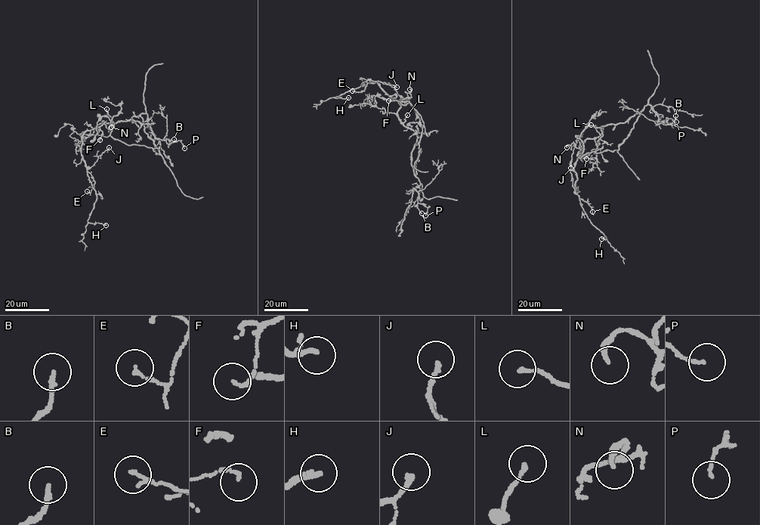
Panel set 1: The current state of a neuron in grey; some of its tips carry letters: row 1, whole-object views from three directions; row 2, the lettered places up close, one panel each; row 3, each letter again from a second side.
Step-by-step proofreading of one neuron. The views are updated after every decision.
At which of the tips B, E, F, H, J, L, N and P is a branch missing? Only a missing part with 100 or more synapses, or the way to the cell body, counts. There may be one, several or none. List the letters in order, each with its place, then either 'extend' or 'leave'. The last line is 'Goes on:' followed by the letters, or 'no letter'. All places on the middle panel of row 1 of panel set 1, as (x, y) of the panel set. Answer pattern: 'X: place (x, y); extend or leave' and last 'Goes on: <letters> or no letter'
B: place (421, 213); leave
E: place (352, 91); leave
F: place (388, 100); leave
H: place (348, 97); leave
J: place (396, 87); leave
L: place (407, 115); leave
N: place (409, 89); leave
P: place (425, 215); leave
Goes on: no letter

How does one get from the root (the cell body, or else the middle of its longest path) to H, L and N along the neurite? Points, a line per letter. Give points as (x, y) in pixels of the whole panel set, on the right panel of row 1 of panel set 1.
H: (601, 134), (585, 140), (574, 167), (577, 177), (575, 192), (591, 223), (607, 239), (601, 239)
L: (601, 134), (591, 125)
N: (601, 134), (583, 140), (578, 148), (573, 143), (566, 147)

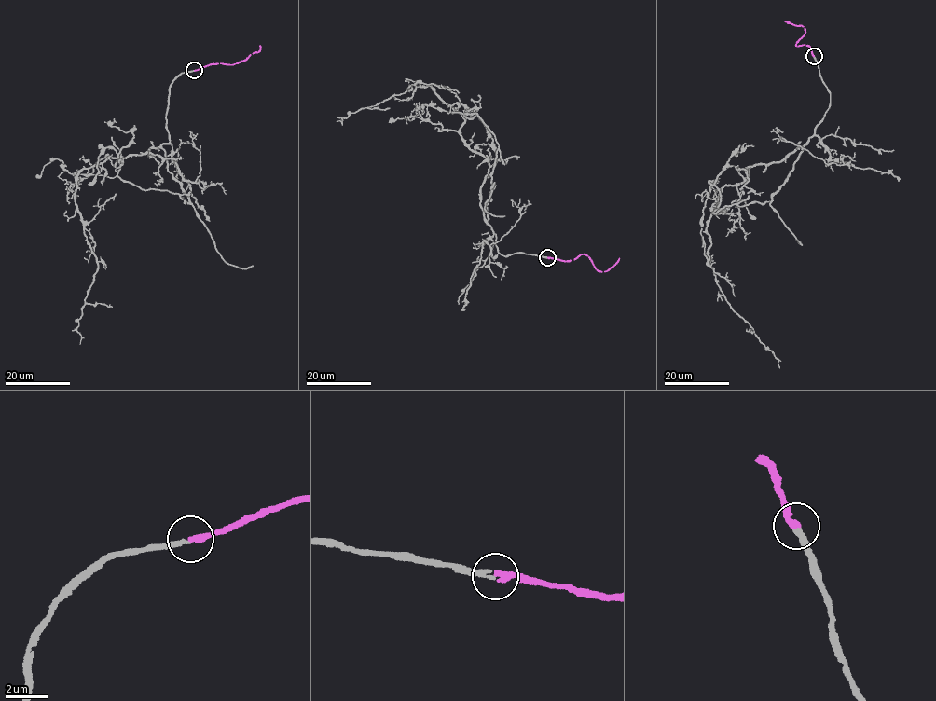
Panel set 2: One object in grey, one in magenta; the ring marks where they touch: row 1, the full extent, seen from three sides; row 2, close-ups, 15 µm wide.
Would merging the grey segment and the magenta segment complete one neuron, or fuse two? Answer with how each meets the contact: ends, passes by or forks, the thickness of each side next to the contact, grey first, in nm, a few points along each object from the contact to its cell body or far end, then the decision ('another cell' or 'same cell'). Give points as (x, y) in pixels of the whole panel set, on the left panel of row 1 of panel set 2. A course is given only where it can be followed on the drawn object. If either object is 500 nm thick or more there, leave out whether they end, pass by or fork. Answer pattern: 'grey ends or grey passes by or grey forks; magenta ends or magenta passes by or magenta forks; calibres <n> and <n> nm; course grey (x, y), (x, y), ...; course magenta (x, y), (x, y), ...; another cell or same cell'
grey ends; magenta ends; calibres 200 and 300 nm; course grey (194, 70), (170, 87), (167, 144), (107, 155), (77, 176), (97, 267), (80, 344); course magenta (194, 70), (210, 64), (242, 61), (259, 51), (259, 45); same cell

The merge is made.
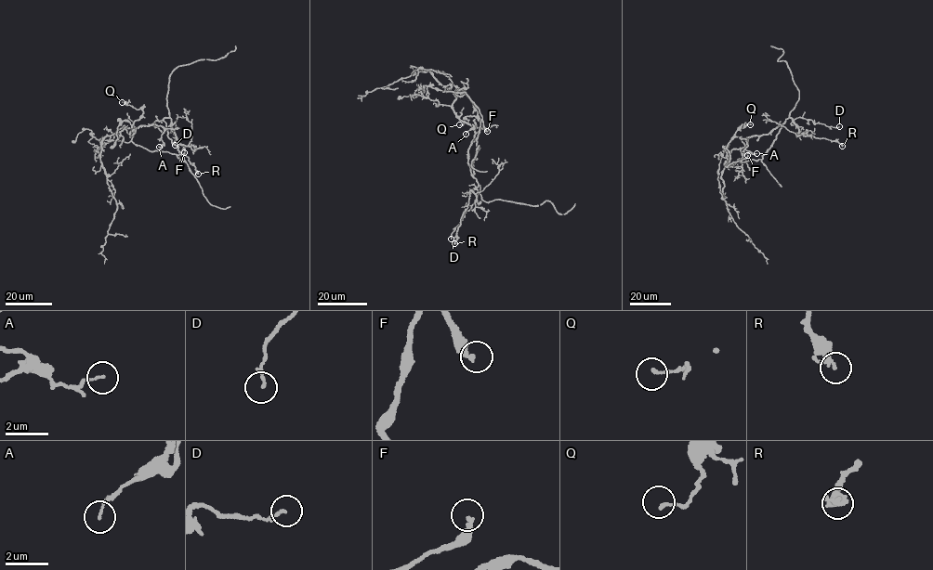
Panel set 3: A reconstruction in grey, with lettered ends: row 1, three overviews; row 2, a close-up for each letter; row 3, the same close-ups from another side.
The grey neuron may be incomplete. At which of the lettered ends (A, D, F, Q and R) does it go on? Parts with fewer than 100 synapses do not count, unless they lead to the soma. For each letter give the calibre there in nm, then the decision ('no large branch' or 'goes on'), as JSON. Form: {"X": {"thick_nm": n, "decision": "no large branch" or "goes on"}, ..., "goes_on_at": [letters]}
{"A": {"thick_nm": 90, "decision": "no large branch"}, "D": {"thick_nm": 120, "decision": "no large branch"}, "F": {"thick_nm": 280, "decision": "goes on"}, "Q": {"thick_nm": 130, "decision": "no large branch"}, "R": {"thick_nm": 280, "decision": "no large branch"}, "goes_on_at": ["F"]}

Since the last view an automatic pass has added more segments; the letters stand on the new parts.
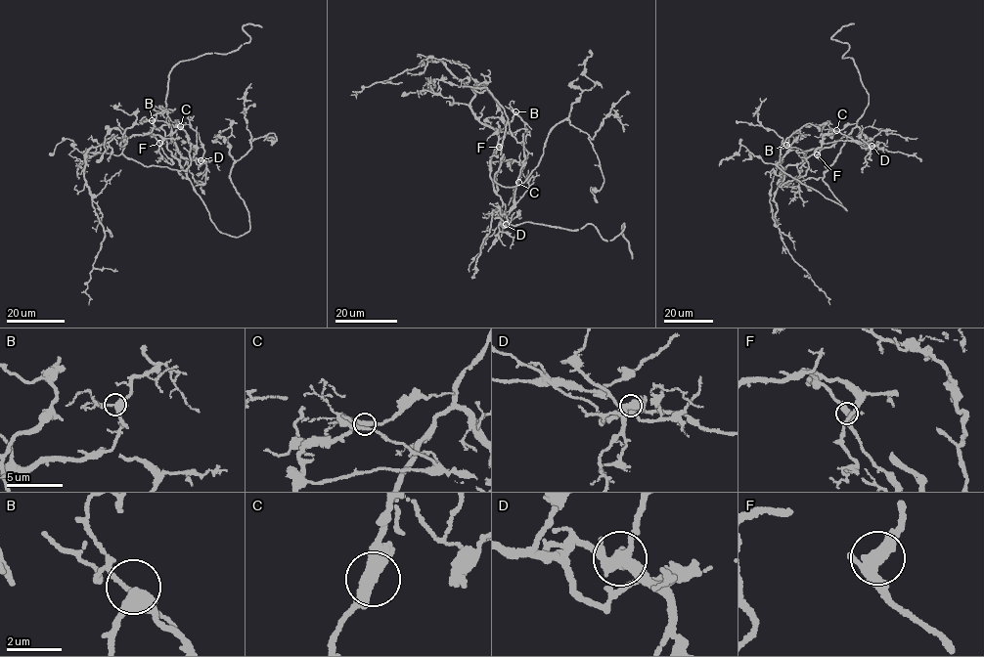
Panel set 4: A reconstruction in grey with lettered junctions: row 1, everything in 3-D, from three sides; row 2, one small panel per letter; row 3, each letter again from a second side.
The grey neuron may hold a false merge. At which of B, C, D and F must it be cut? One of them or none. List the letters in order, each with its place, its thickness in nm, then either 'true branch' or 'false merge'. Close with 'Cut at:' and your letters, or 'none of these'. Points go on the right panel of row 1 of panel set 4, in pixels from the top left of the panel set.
B: (786, 145) | 380 nm | true branch
C: (836, 130) | 380 nm | true branch
D: (872, 146) | 360 nm | true branch
F: (817, 154) | 380 nm | true branch
Cut at: none of these

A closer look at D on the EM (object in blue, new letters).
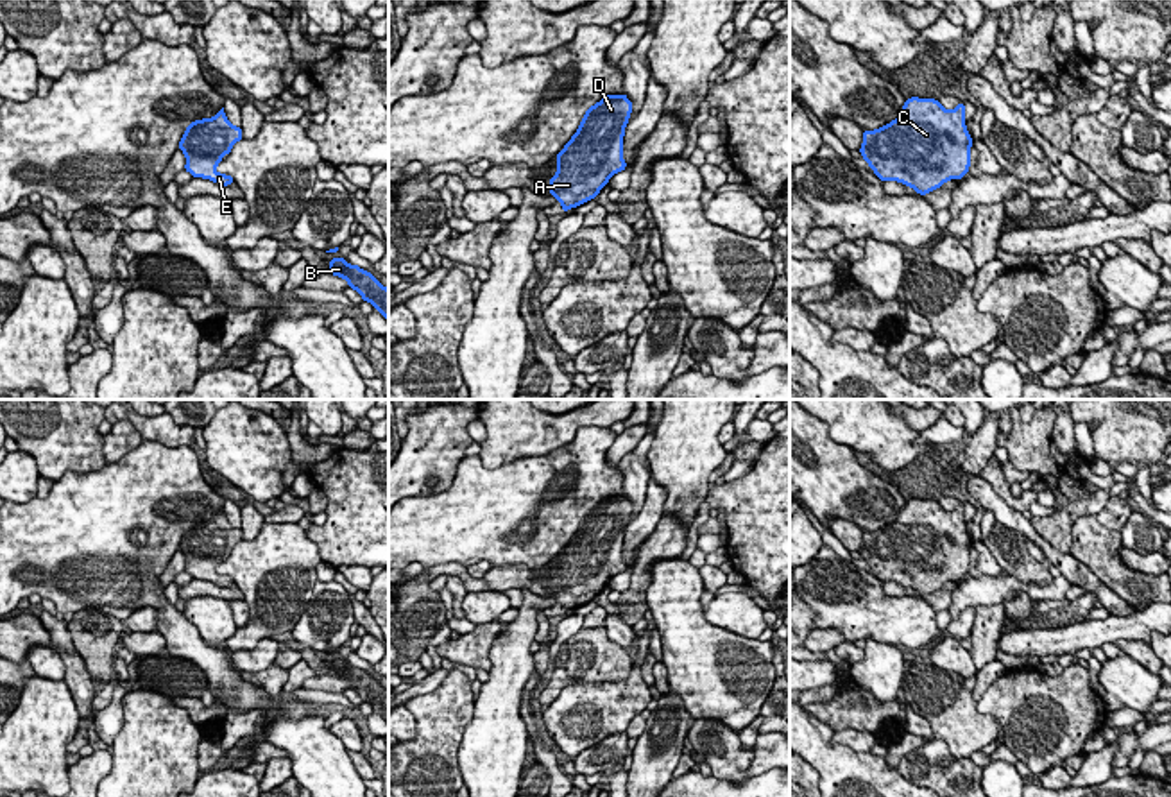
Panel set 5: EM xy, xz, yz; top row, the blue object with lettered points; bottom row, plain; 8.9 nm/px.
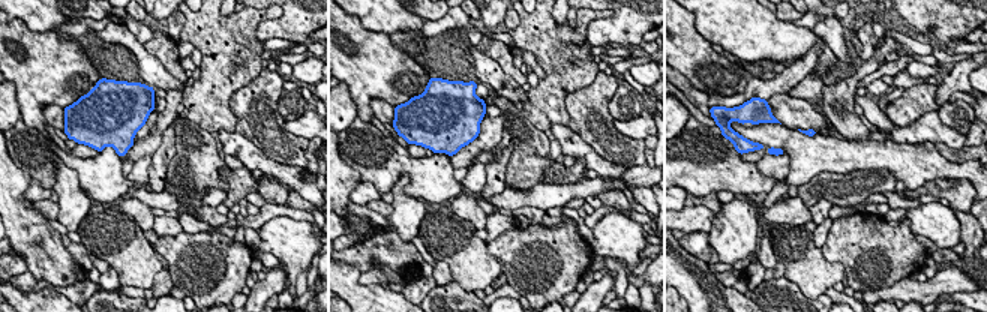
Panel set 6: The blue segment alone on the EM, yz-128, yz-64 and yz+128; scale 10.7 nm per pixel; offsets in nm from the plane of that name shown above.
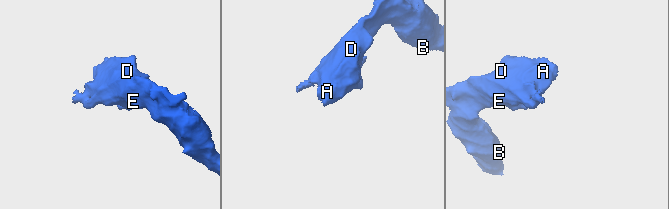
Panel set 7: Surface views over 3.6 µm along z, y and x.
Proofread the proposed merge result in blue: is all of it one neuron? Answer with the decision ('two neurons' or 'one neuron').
one neuron

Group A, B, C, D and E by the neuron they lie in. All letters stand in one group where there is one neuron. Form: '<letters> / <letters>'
A B C D E

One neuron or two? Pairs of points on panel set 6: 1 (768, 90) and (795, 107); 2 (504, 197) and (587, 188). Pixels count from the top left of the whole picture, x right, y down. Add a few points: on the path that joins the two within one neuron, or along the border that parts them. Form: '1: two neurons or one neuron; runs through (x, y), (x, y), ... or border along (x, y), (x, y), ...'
1: two neurons; border along (786, 92), (771, 95), (767, 99)
2: one neuron; runs through (525, 197), (546, 197), (566, 192)

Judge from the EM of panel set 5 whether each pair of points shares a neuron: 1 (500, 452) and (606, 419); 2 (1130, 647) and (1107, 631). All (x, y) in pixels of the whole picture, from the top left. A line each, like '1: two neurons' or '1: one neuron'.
1: one neuron
2: two neurons

